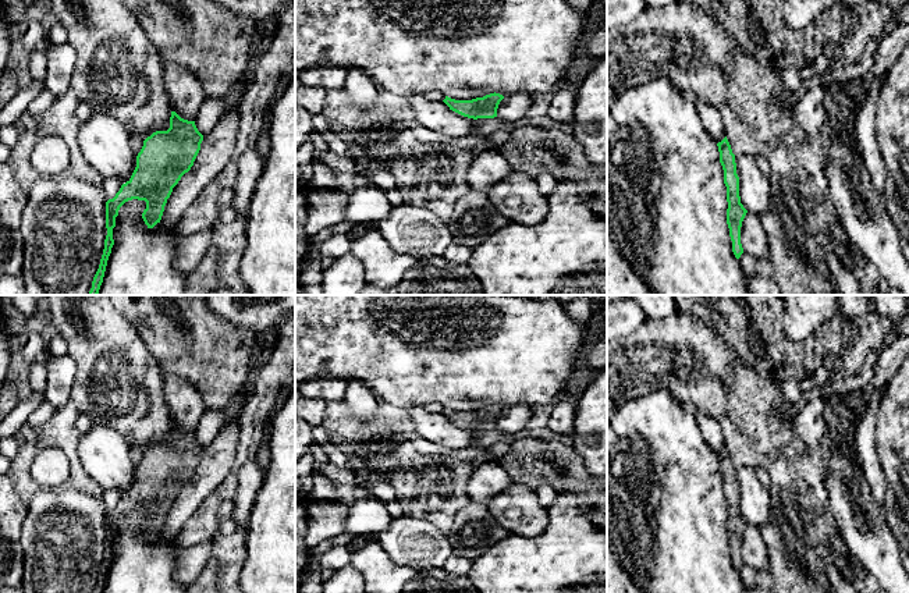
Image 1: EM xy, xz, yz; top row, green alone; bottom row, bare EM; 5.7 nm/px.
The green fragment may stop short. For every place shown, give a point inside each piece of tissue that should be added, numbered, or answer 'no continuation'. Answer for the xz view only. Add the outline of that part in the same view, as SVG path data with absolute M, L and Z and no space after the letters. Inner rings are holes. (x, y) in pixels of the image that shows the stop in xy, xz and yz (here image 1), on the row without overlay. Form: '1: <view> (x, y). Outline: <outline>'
no continuation

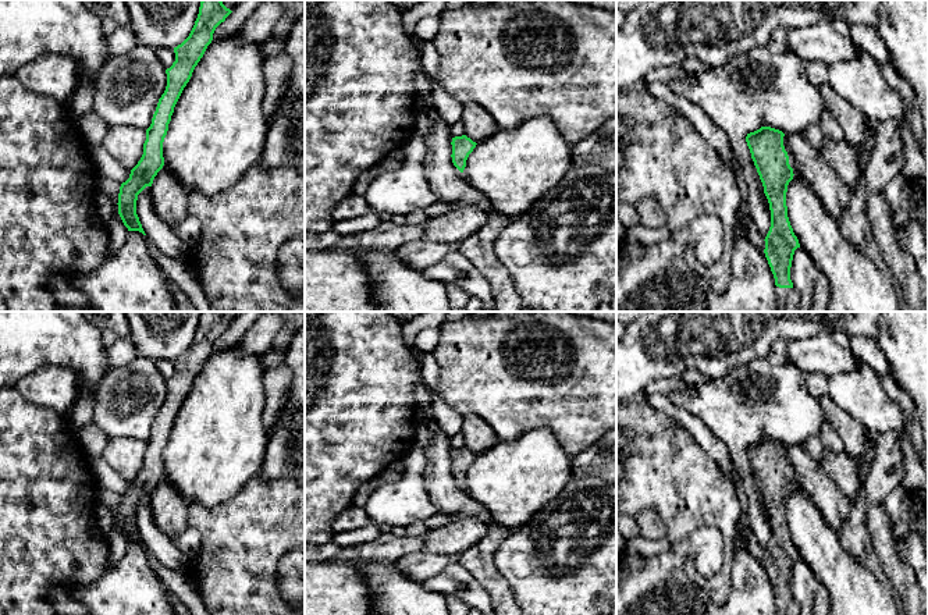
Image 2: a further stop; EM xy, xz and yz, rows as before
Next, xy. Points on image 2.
no continuation

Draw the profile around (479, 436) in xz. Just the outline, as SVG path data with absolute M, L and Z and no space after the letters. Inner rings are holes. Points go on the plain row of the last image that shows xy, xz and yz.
M465 416L461 433L465 437L465 447L476 455L493 448L499 442L495 431L480 416Z

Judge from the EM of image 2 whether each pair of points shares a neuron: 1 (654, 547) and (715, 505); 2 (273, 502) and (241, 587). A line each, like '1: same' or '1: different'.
1: different
2: same

